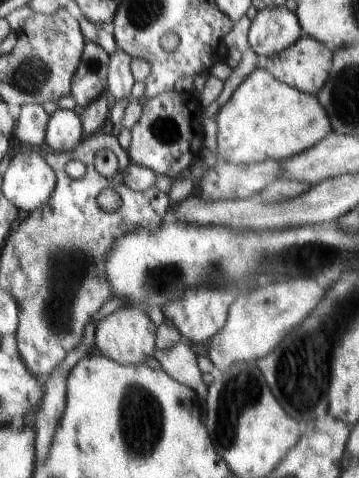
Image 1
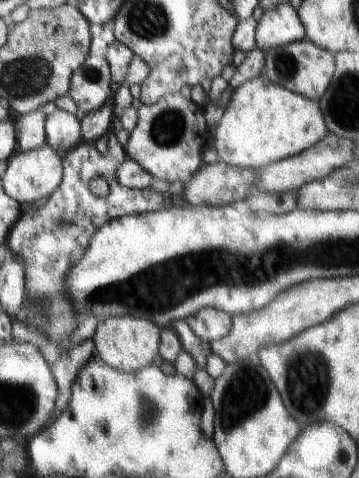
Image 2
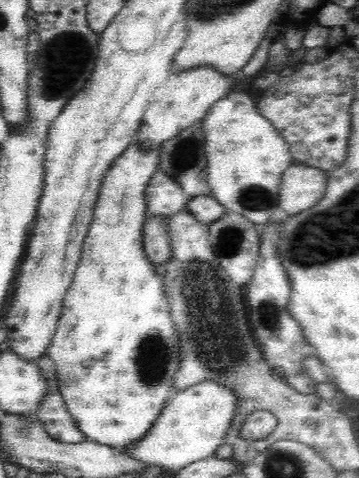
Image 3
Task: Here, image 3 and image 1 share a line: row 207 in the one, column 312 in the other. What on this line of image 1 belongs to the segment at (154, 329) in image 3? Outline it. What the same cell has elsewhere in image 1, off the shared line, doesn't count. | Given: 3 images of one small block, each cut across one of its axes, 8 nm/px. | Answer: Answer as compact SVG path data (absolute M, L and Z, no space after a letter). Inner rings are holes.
M259 68L253 70L231 94L227 104L219 108L215 122L219 160L241 166L287 160L309 150L331 132L331 124L315 96L291 88Z

